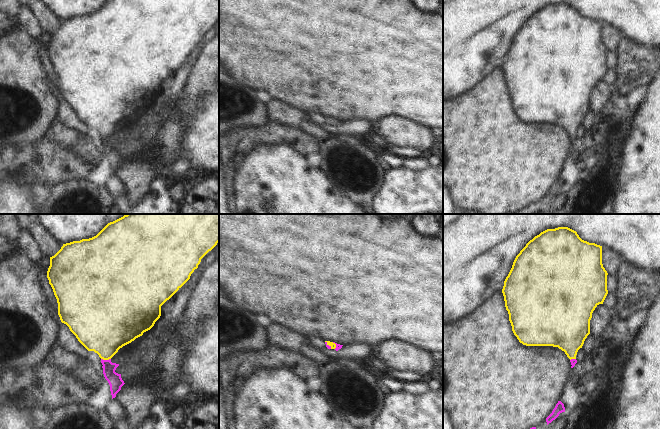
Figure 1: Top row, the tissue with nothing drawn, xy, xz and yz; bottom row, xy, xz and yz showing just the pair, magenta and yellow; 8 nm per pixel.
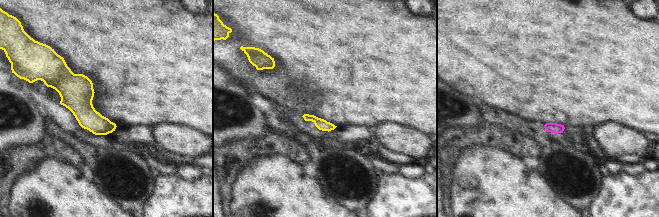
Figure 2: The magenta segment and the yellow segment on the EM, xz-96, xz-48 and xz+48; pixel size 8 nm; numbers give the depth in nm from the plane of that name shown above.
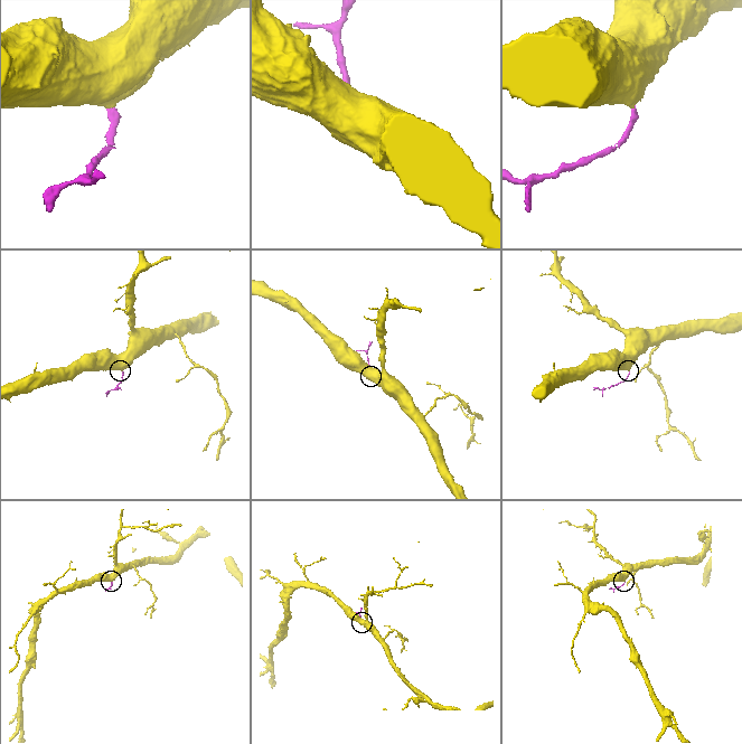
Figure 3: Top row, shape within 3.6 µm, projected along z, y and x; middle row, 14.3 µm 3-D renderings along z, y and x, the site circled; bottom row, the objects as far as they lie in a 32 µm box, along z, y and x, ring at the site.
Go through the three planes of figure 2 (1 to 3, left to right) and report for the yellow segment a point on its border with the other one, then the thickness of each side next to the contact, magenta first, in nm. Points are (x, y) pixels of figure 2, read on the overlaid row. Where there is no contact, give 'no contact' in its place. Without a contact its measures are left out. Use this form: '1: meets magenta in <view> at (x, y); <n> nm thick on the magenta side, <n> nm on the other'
1: no contact
2: no contact
3: no contact

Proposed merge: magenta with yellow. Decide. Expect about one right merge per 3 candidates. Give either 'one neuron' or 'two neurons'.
one neuron

